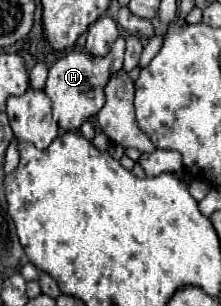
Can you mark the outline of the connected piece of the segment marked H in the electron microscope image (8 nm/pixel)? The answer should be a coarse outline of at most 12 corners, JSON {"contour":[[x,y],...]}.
{"contour":[[125,38],[103,58],[71,52],[49,68],[55,120],[77,130],[105,104]]}

